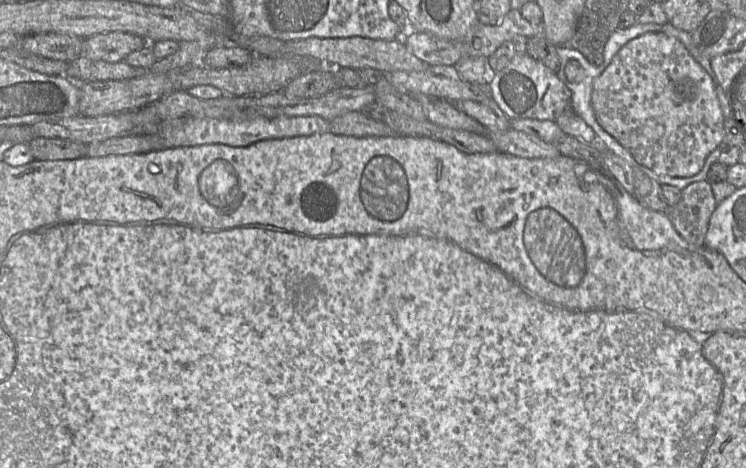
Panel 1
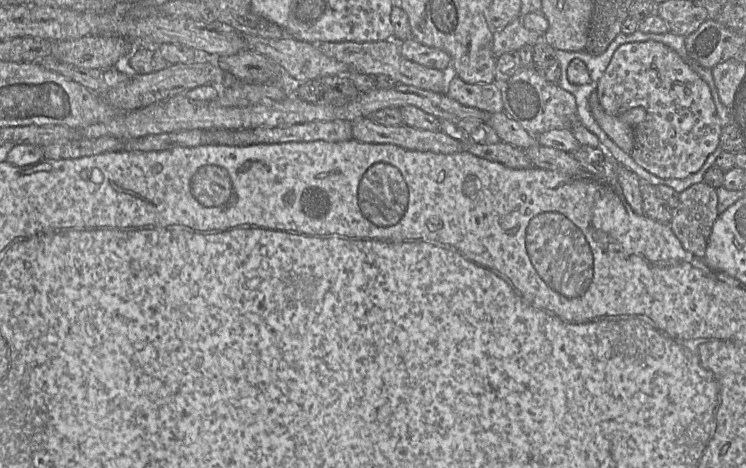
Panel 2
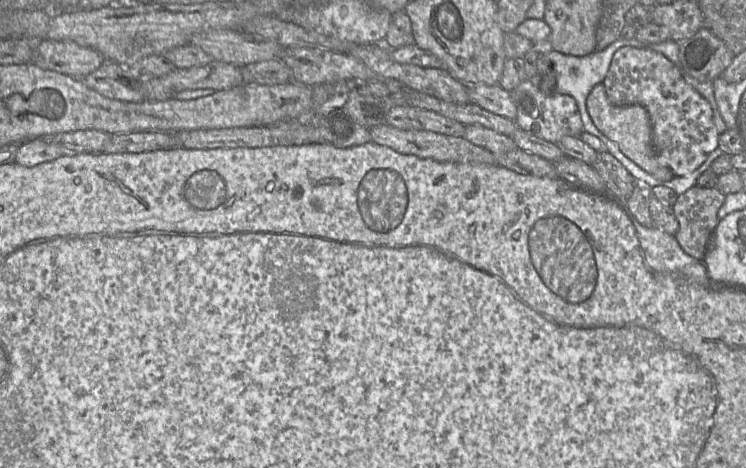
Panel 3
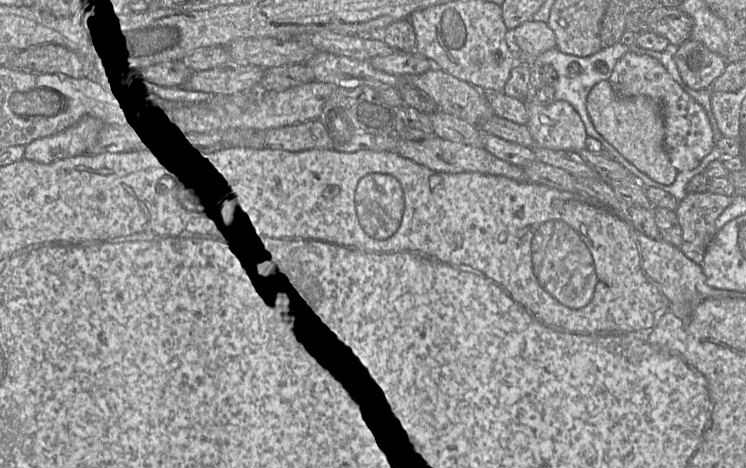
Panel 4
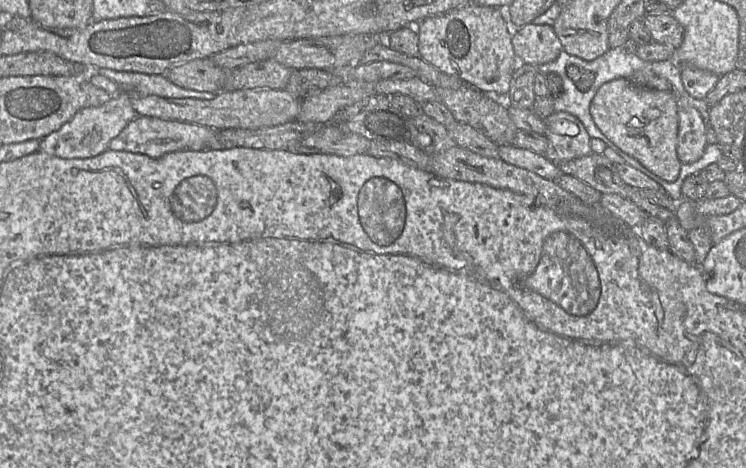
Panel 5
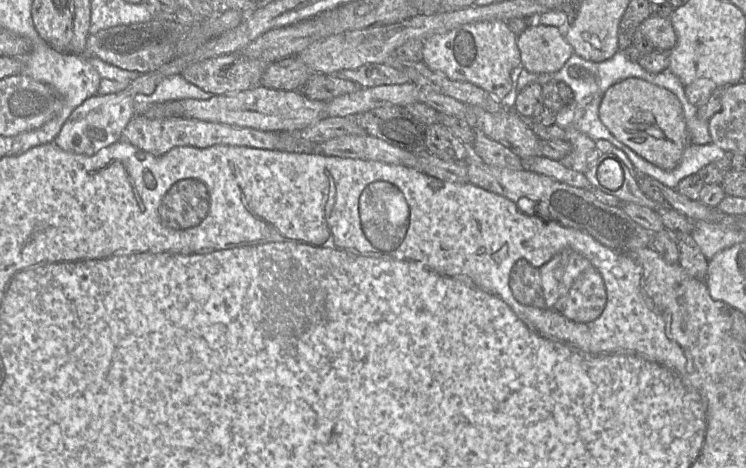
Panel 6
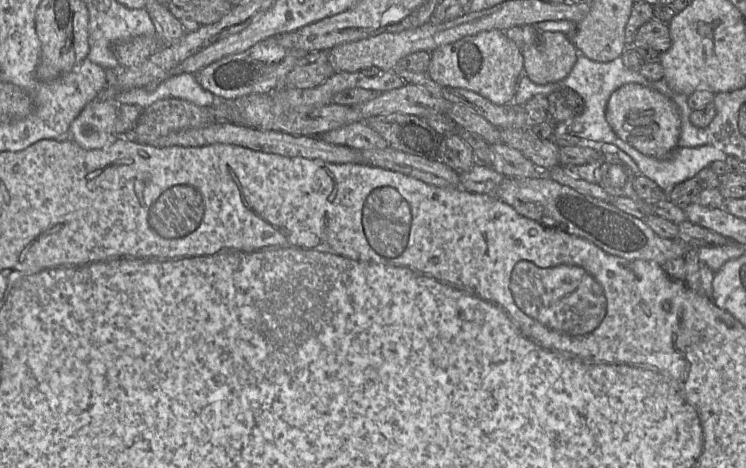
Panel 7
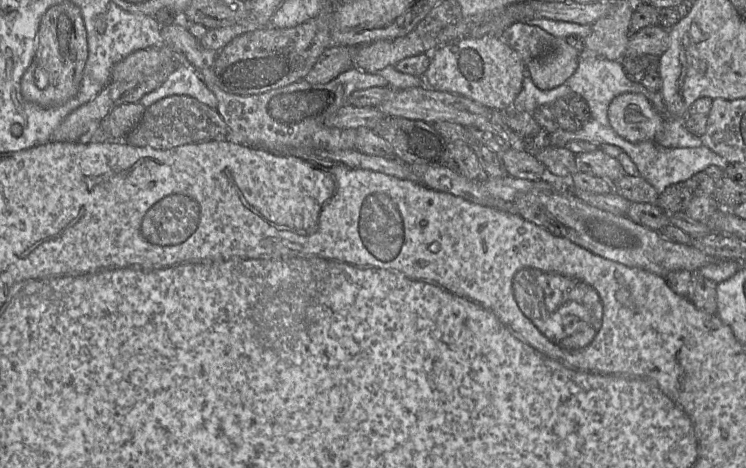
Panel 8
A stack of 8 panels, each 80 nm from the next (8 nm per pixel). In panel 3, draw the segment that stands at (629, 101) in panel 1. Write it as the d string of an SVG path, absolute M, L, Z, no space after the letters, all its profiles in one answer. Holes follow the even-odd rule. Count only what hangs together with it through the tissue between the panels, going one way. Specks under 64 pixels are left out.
M621 47L614 53L602 84L612 105L638 104L647 110L655 151L675 176L692 173L718 148L719 134L710 104L686 82L679 65L663 54L648 48Z

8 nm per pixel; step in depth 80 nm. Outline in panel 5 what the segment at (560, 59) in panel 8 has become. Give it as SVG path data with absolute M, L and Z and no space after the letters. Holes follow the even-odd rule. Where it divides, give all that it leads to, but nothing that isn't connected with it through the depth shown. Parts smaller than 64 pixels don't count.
M527 24L513 29L512 45L519 63L539 67L554 61L563 46L550 25Z

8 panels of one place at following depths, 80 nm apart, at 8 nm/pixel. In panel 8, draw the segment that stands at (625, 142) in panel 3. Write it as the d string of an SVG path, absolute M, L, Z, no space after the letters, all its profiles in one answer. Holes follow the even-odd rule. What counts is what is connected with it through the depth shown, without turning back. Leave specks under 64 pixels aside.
M640 93L616 96L608 108L608 120L613 130L623 139L632 142L656 143L666 116L662 115Z

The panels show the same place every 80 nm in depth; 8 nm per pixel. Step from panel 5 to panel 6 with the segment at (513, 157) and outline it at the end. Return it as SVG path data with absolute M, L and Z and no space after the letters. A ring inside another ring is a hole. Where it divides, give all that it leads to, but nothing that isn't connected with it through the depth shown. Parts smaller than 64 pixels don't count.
M536 156L523 160L523 168L548 177L561 183L581 189L591 189L592 186L584 174L567 169L559 161L545 156Z

